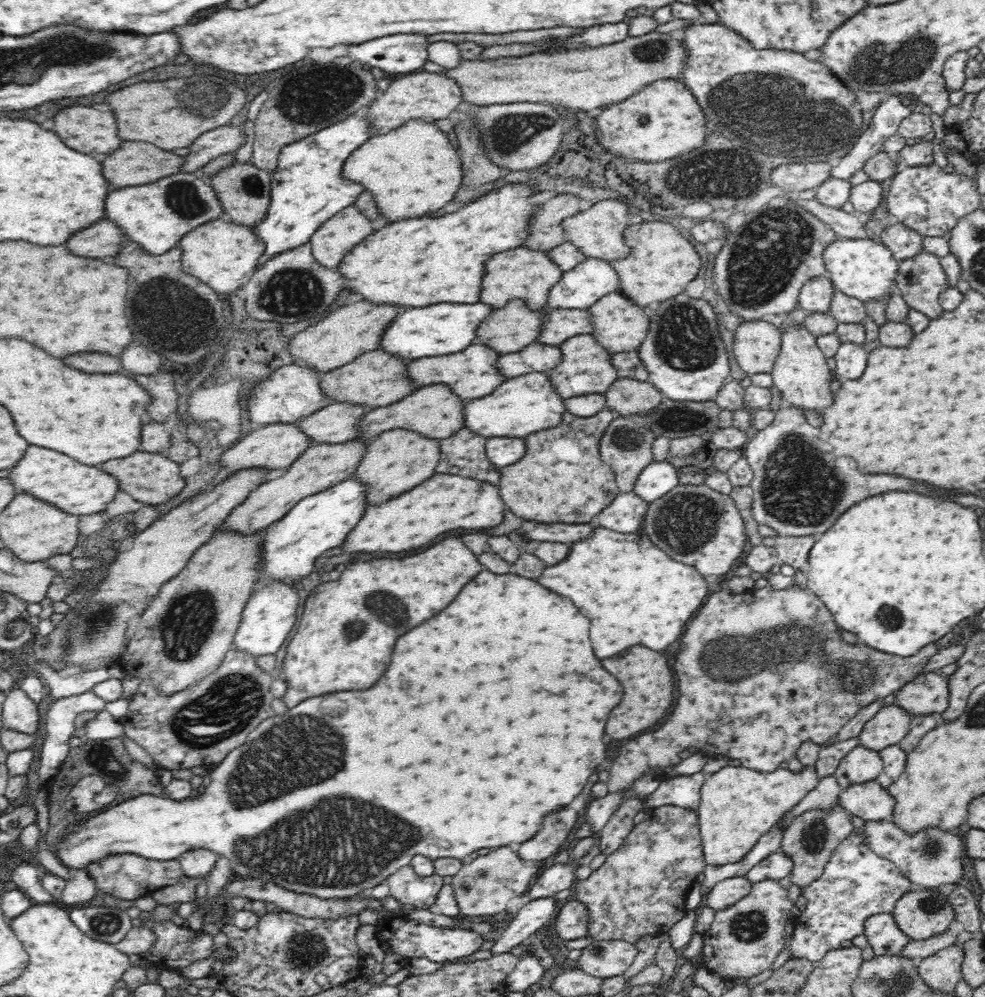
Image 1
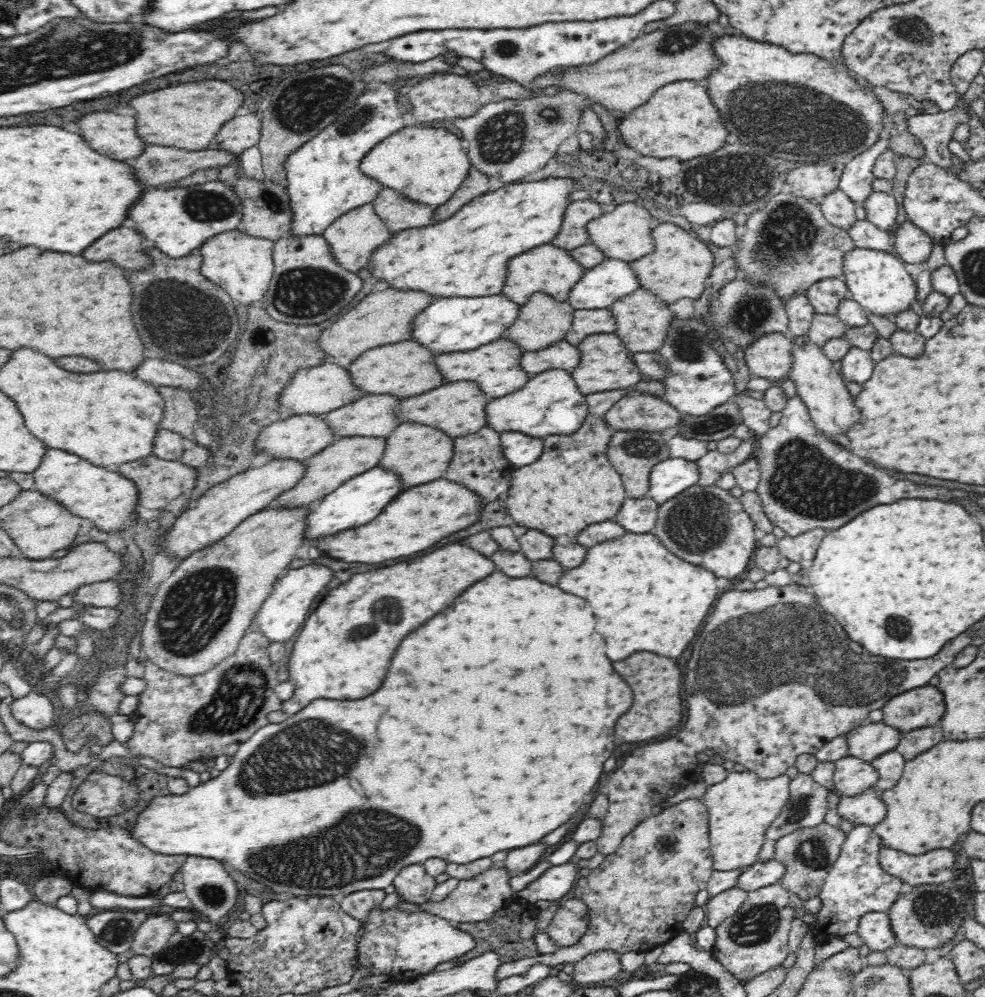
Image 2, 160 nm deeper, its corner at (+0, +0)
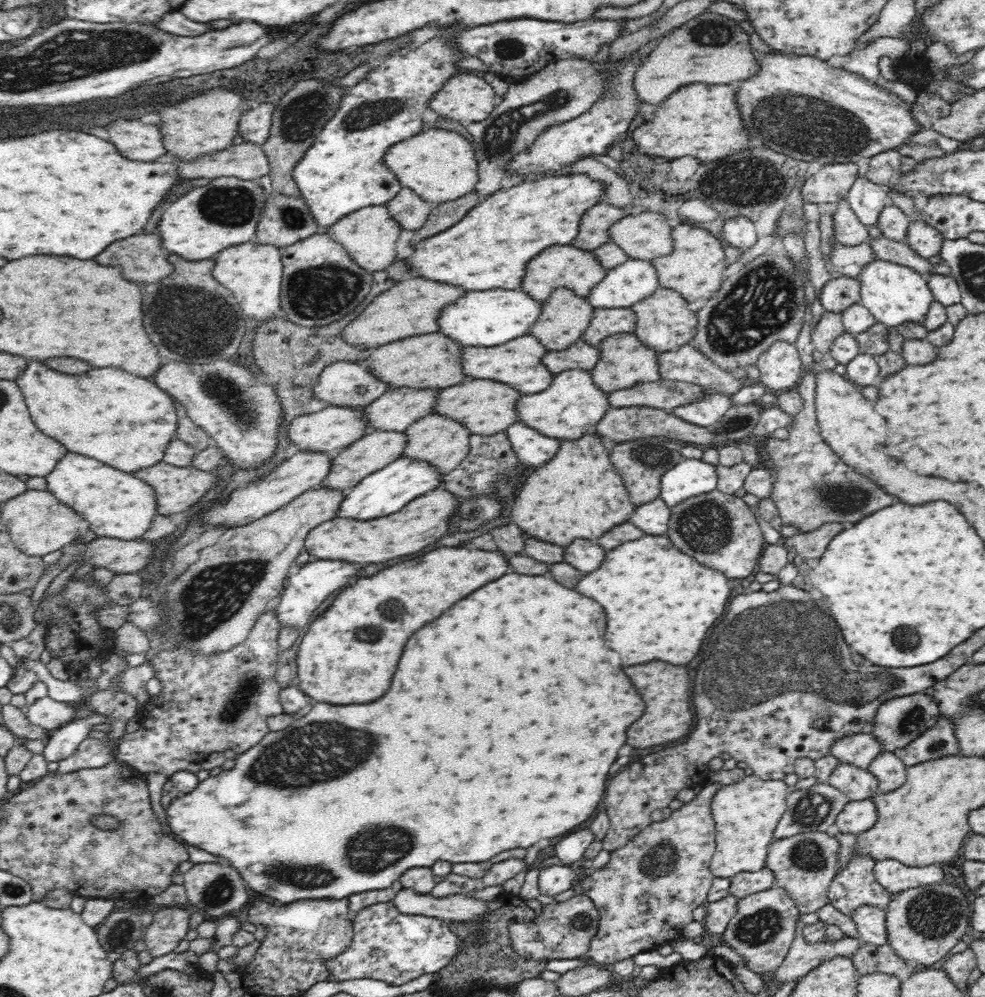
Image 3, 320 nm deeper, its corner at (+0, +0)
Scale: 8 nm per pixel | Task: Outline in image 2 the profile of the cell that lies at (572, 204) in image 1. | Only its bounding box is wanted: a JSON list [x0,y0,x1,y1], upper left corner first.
[552,200,604,251]

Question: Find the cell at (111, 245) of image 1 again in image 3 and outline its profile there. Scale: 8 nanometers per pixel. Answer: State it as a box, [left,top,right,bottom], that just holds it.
[96,236,174,284]

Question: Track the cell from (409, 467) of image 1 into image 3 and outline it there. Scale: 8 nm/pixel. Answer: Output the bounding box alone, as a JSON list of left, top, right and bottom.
[404,412,472,475]

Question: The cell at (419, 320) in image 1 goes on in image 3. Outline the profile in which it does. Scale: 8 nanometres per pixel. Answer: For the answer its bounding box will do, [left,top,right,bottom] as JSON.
[438,288,543,347]

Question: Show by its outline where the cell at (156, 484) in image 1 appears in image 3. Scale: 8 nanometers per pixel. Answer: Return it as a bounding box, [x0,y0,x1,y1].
[134,462,218,517]

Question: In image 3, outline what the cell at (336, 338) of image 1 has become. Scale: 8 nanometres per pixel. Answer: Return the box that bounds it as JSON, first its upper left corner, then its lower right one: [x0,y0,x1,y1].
[343,278,464,348]

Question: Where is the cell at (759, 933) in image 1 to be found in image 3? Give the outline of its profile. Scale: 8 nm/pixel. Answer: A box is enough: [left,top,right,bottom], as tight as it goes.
[718,886,800,975]

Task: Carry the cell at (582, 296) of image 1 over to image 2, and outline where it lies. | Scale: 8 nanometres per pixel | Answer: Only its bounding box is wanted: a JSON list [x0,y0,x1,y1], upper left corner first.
[567,258,640,310]

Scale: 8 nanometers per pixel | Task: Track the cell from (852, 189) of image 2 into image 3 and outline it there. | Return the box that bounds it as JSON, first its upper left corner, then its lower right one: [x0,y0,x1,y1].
[846,176,891,229]

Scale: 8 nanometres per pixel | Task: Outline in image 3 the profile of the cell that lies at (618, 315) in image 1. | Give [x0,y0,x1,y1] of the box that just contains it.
[632,287,699,353]

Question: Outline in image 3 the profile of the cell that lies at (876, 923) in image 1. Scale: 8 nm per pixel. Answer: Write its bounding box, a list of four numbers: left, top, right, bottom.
[851,904,887,946]

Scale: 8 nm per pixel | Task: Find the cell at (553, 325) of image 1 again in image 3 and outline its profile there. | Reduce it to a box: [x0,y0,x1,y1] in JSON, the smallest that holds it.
[582,307,637,346]

